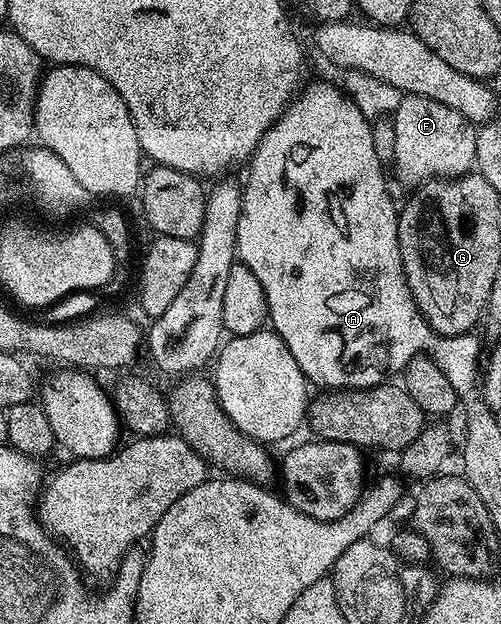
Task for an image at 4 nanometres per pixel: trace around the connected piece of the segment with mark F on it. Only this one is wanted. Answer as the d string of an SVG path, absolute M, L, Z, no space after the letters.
M405 95L391 118L395 129L392 166L397 167L397 175L403 182L420 185L428 179L467 175L474 170L478 128L455 113L455 109L447 109L447 105L427 97Z

